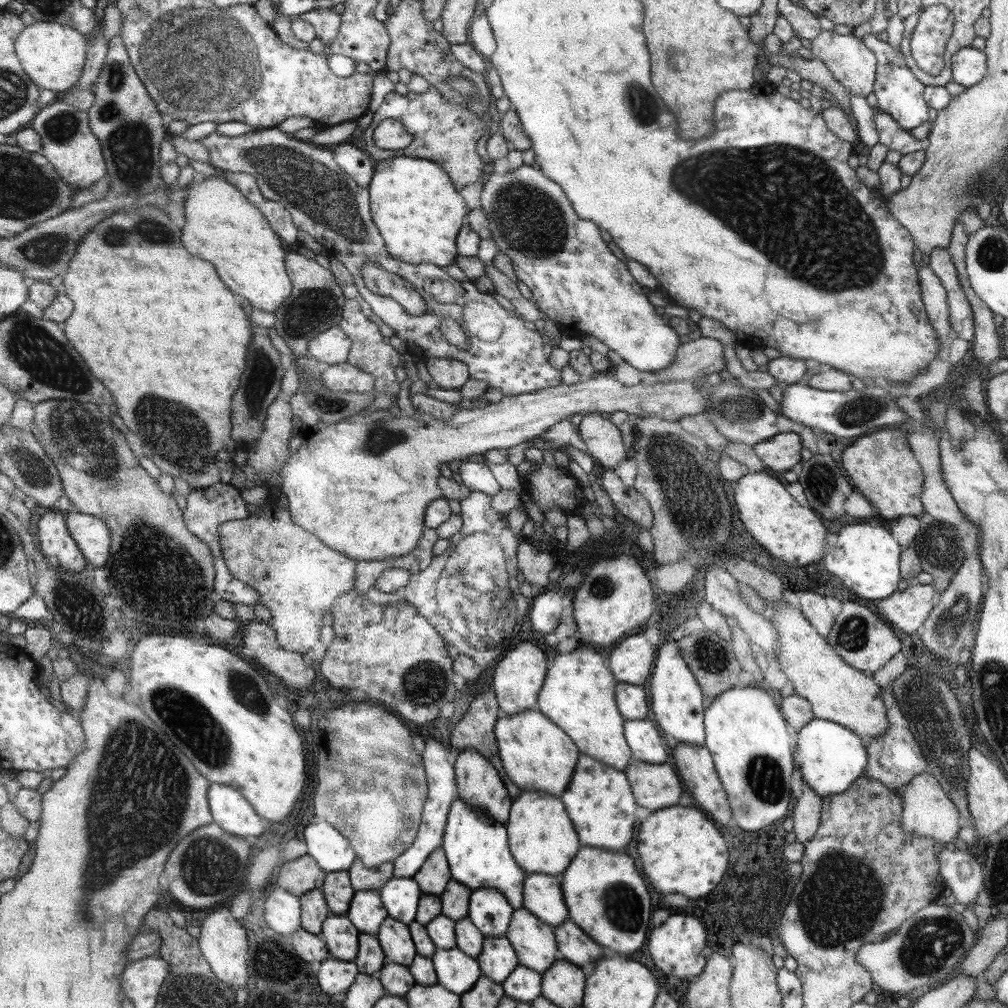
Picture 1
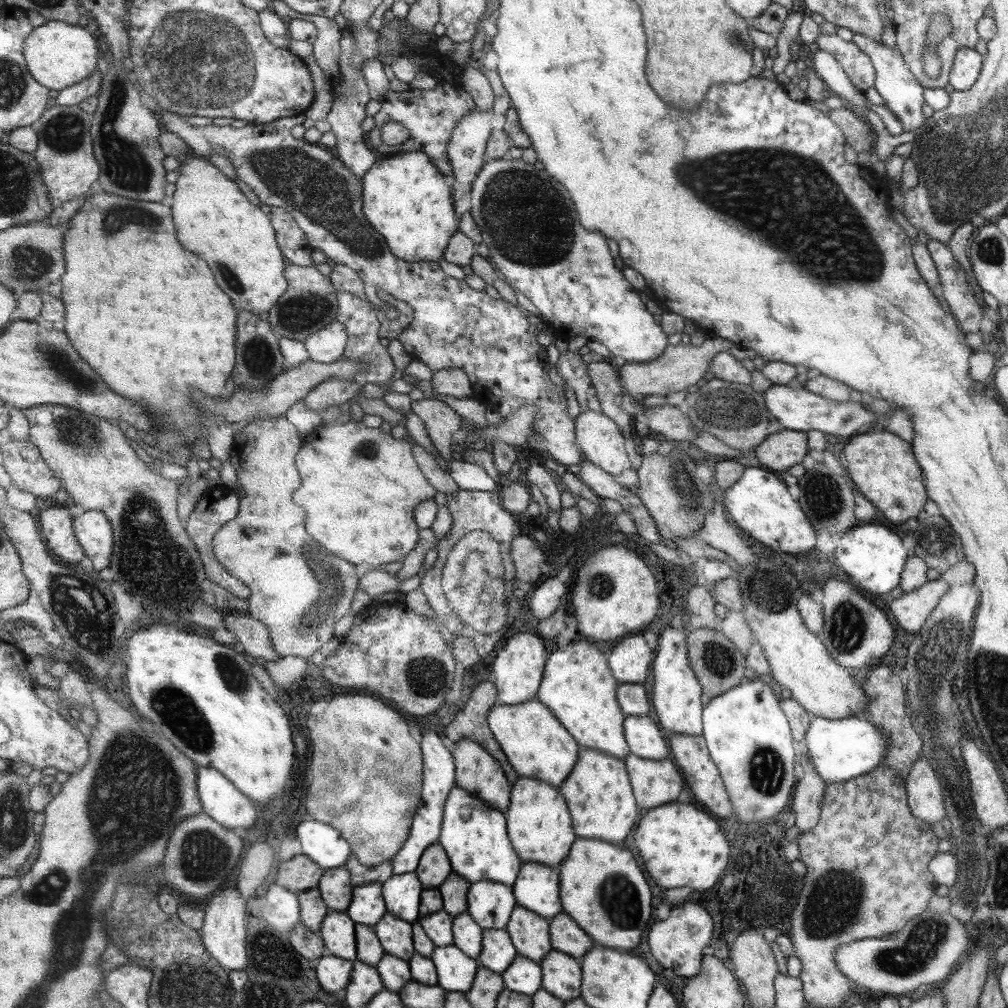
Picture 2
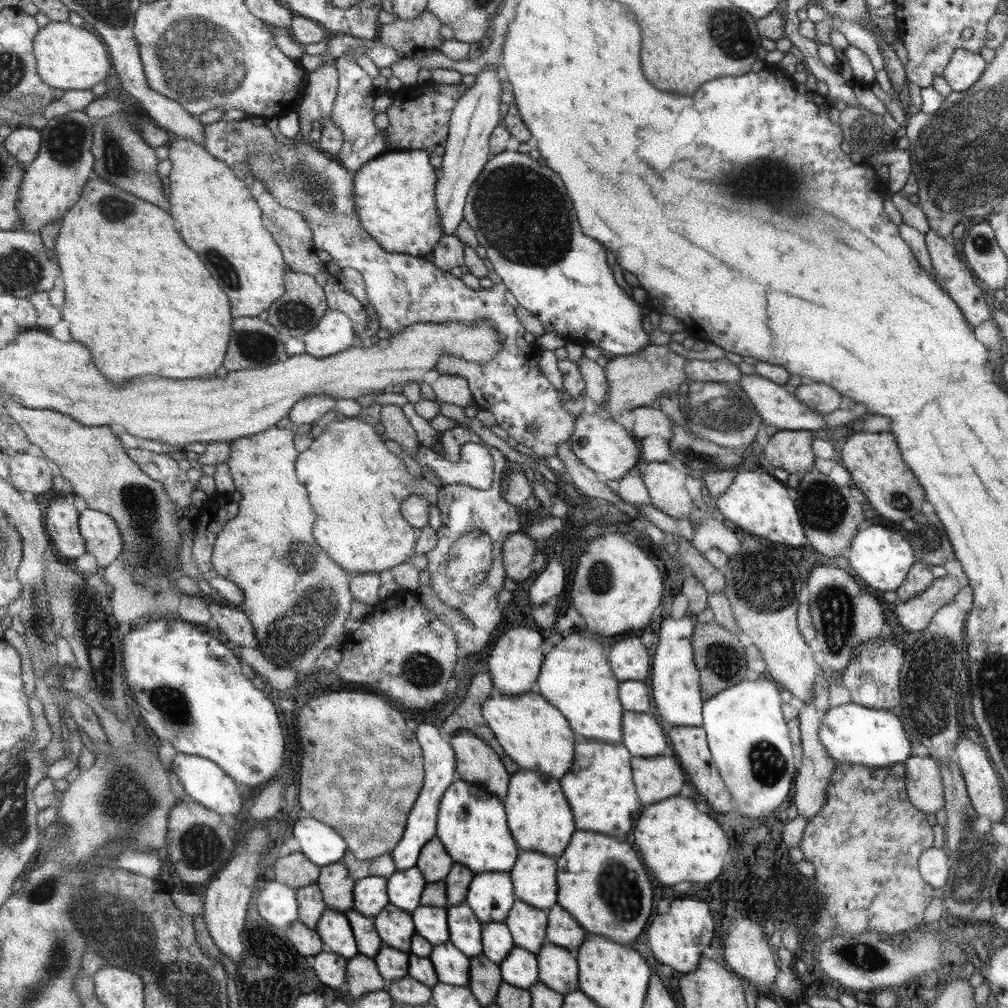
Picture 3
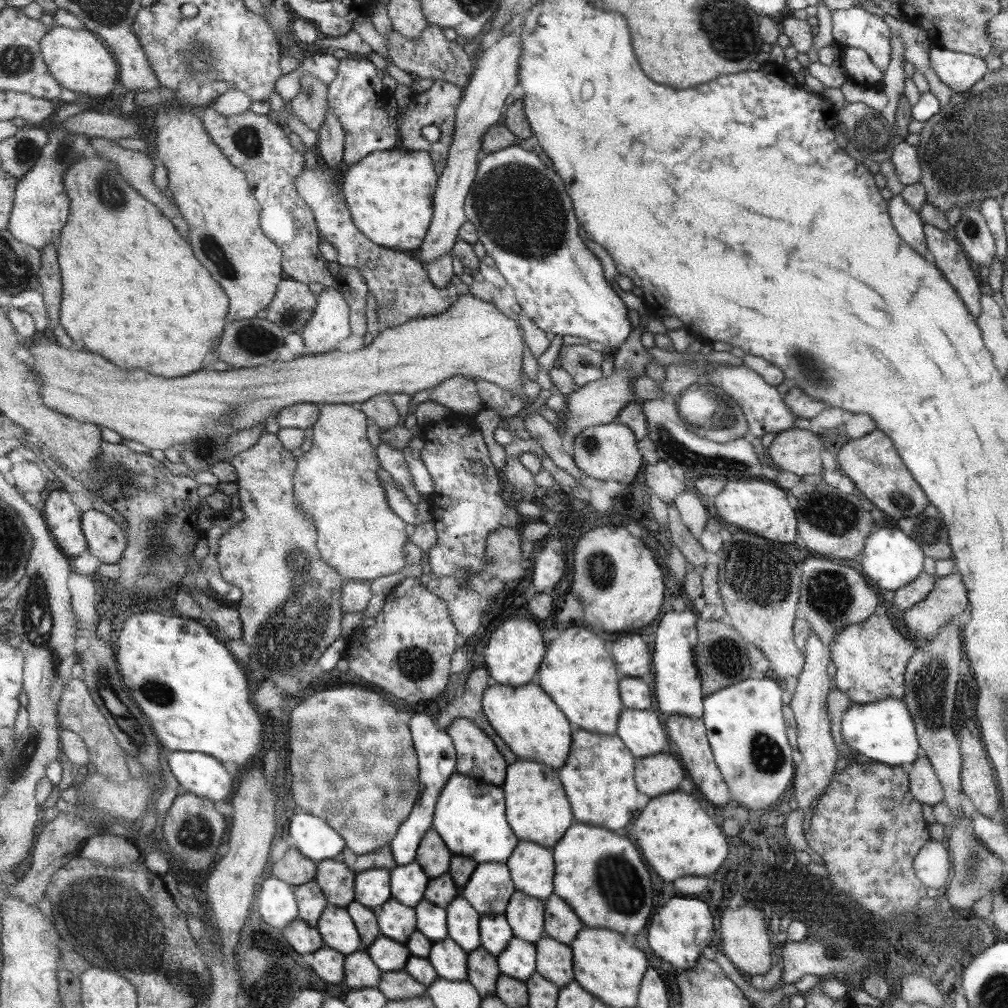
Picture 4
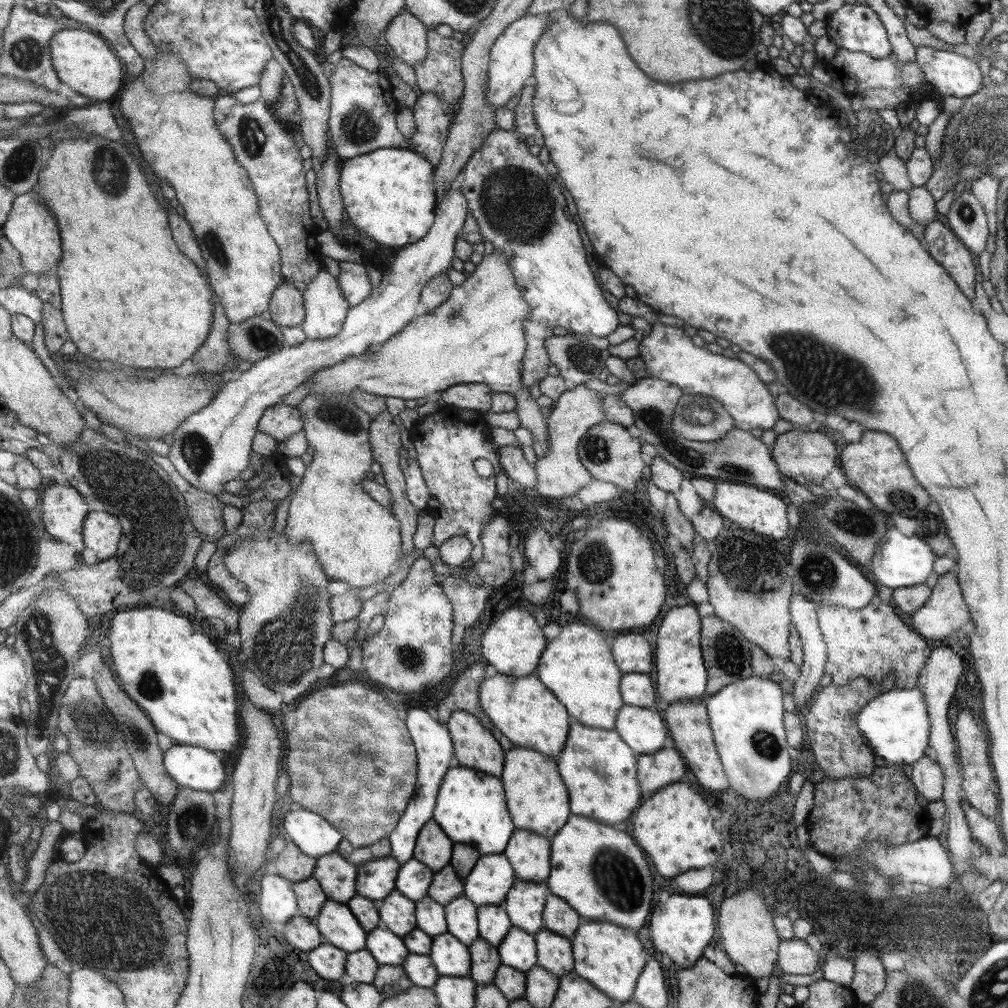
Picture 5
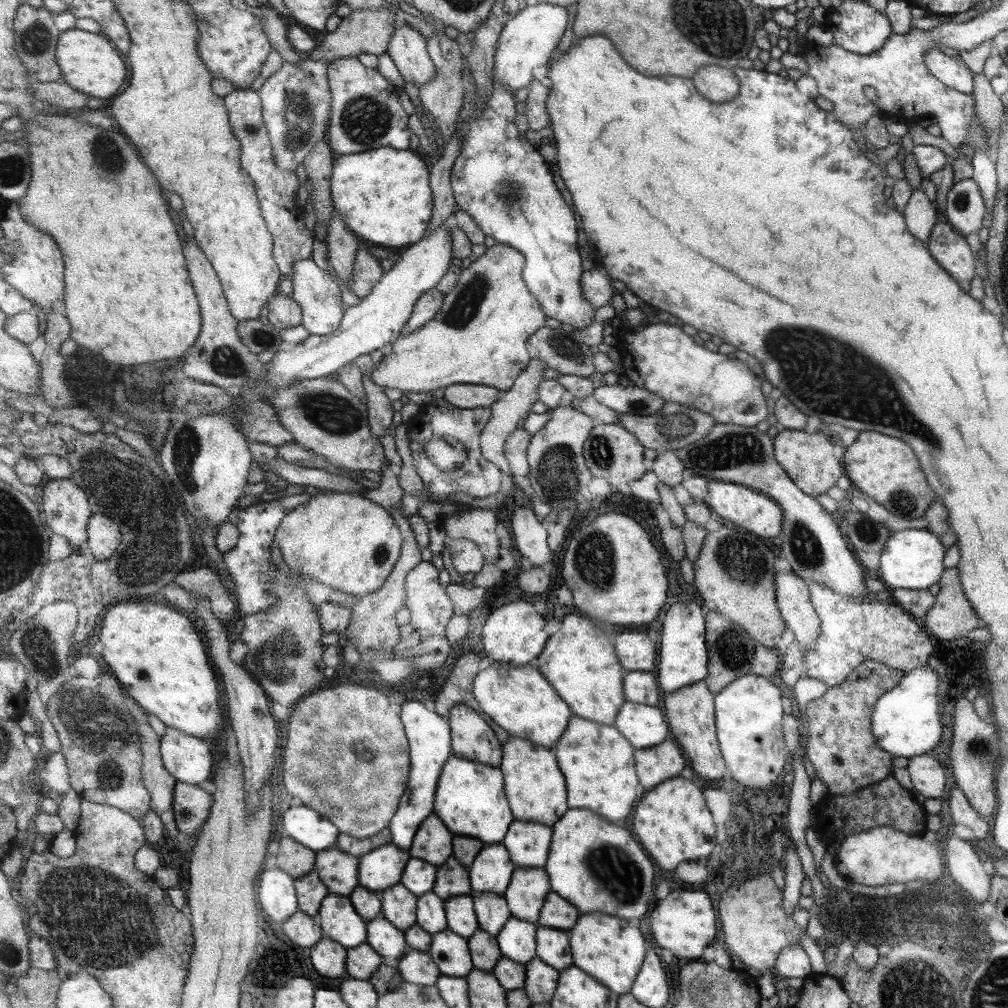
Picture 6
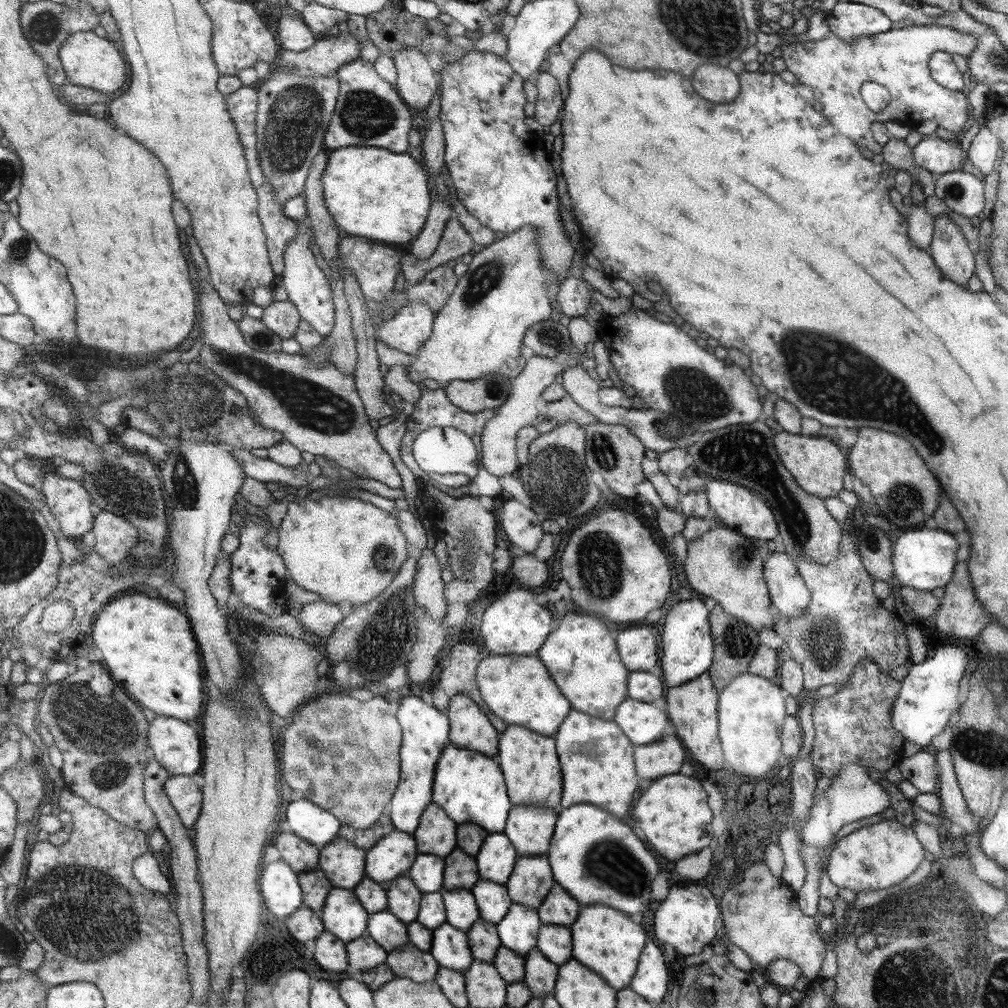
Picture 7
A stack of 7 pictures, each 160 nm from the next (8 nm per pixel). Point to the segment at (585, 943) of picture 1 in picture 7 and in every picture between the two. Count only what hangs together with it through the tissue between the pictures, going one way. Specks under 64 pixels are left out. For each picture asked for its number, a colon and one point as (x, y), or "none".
2: (566, 936)
3: (562, 929)
4: (562, 924)
5: (558, 916)
6: (557, 912)
7: (559, 907)

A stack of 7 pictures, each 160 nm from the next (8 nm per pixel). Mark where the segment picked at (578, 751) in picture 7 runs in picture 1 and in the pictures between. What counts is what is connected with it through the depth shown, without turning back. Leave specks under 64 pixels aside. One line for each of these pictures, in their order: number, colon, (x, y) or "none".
1: (598, 796)
2: (602, 805)
3: (598, 784)
4: (598, 774)
5: (598, 769)
6: (596, 760)

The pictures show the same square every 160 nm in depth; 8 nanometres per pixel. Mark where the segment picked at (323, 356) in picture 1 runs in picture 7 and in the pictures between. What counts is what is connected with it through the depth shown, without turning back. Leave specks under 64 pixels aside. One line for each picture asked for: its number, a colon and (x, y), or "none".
2: (327, 346)
3: (335, 333)
4: (330, 324)
5: (327, 308)
6: (321, 299)
7: (307, 286)

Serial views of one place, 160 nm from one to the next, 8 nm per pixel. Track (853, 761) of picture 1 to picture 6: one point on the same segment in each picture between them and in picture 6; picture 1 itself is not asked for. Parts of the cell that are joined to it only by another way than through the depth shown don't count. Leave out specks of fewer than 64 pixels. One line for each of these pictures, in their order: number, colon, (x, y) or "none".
2: (840, 749)
3: (876, 738)
4: (884, 731)
5: (894, 725)
6: (904, 721)

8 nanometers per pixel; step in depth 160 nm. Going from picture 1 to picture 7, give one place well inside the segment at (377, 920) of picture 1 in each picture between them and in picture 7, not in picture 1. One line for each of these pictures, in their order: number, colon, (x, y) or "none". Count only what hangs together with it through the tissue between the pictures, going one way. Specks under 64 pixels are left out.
2: (369, 906)
3: (371, 894)
4: (373, 887)
5: (377, 878)
6: (382, 868)
7: (392, 857)

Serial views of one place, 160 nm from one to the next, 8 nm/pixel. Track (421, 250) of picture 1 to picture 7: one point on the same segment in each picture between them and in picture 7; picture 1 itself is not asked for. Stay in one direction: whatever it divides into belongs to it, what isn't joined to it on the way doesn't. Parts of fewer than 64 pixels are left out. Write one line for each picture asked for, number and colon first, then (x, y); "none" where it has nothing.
2: (407, 198)
3: (396, 193)
4: (391, 193)
5: (390, 194)
6: (385, 195)
7: (371, 192)

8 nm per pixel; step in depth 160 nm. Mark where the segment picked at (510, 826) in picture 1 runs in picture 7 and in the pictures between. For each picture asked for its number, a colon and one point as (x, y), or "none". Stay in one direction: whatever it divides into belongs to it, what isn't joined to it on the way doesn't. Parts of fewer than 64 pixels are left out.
2: (538, 822)
3: (539, 820)
4: (537, 810)
5: (535, 792)
6: (534, 785)
7: (529, 765)

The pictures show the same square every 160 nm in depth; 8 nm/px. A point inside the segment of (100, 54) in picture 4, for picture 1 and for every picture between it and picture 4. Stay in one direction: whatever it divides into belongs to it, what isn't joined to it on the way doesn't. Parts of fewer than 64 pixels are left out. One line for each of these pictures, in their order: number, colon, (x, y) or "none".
1: (55, 55)
2: (60, 55)
3: (69, 57)

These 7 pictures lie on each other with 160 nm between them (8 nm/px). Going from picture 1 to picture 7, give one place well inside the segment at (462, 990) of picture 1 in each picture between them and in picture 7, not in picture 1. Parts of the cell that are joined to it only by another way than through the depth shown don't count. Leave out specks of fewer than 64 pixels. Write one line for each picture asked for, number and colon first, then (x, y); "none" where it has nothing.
2: (456, 971)
3: (453, 966)
4: (450, 959)
5: (451, 957)
6: (451, 952)
7: (451, 947)

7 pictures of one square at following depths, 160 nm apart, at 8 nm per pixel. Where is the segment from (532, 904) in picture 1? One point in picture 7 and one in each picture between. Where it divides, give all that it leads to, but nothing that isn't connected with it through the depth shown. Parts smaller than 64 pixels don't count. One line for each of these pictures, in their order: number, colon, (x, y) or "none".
2: (536, 888)
3: (534, 875)
4: (531, 866)
5: (529, 853)
6: (528, 843)
7: (530, 828)

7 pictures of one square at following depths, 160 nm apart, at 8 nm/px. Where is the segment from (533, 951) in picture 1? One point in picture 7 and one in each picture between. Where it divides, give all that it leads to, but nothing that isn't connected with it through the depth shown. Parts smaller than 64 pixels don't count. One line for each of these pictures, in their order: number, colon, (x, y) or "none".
2: (528, 931)
3: (526, 925)
4: (524, 914)
5: (523, 903)
6: (526, 892)
7: (531, 880)

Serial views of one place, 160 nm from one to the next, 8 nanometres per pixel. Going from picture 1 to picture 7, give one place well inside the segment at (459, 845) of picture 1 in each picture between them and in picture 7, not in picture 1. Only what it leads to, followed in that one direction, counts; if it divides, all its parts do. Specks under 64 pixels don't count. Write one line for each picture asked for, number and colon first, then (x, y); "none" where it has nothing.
2: (479, 848)
3: (482, 841)
4: (471, 825)
5: (471, 809)
6: (470, 798)
7: (470, 786)

